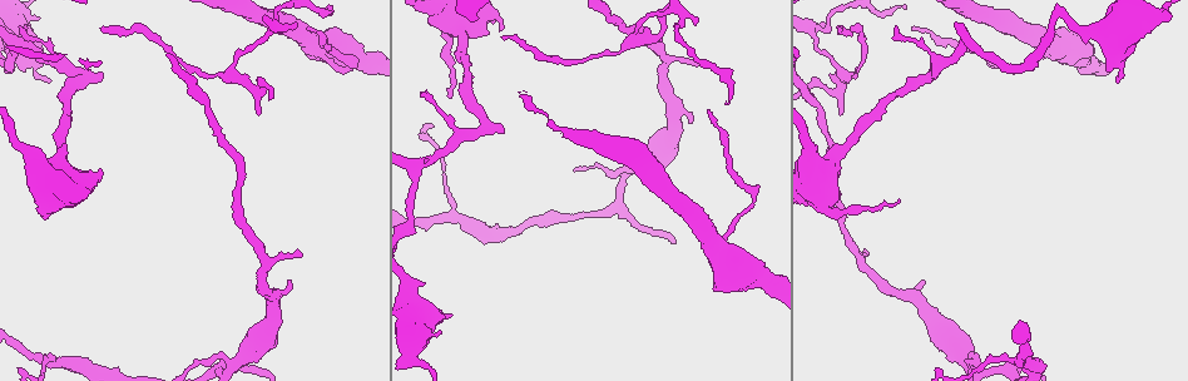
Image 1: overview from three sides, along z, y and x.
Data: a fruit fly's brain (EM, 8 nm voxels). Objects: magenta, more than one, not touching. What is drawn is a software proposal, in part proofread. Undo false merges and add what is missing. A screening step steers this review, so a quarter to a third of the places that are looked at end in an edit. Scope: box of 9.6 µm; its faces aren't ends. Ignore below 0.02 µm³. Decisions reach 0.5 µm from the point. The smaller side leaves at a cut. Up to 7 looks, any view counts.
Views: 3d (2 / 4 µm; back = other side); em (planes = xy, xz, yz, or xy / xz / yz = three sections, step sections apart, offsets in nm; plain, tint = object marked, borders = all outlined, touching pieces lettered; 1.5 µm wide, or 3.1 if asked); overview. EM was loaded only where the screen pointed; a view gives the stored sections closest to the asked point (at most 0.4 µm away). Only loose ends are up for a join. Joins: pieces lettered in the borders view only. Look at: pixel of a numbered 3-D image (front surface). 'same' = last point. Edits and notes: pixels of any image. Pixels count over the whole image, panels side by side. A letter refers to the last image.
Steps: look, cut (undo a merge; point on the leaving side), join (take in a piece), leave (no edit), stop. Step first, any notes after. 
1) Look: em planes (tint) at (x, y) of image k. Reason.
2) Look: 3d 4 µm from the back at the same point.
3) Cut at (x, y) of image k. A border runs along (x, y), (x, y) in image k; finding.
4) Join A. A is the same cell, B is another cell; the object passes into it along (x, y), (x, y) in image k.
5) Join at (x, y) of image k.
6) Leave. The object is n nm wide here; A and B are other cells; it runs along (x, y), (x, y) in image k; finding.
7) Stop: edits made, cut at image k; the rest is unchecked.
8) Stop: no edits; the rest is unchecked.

Look: 3d 2 µm at (19, 26) of image 1. An open end.

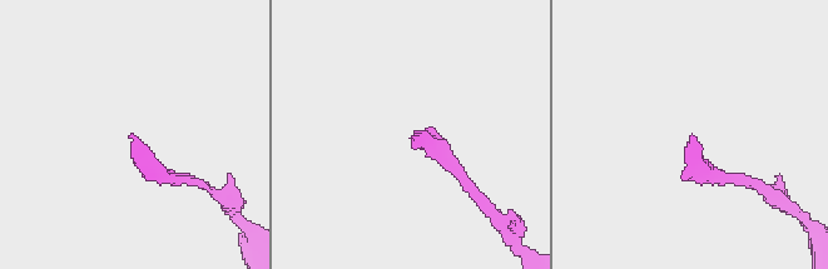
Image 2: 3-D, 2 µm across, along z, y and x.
Look: em xy step 4 (borders) at (412, 138) of image 2. Shape alone is not enough.

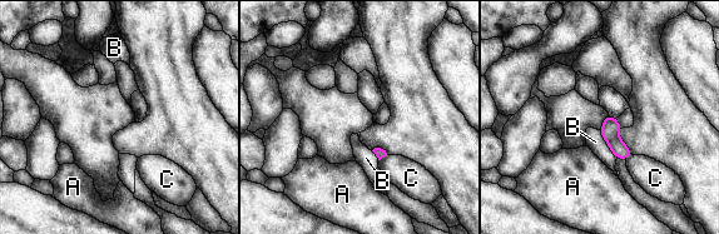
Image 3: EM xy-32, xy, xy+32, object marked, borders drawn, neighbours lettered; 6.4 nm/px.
Leave. The object is 120 nm wide here; the longest contact is with B, 220 nm; A, B and C are other cells; none of them fits.

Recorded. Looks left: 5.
Look: 3d 4 µm from the back at (840, 111) of image 1. Thin end.

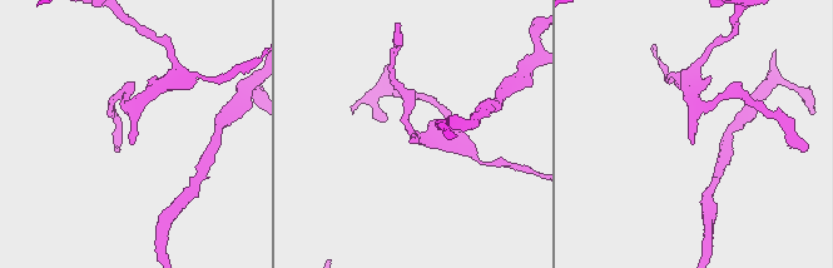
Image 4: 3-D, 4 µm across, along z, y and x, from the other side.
Look: em xy step 4 (borders) at (130, 144) of image 4. Need the tissue.

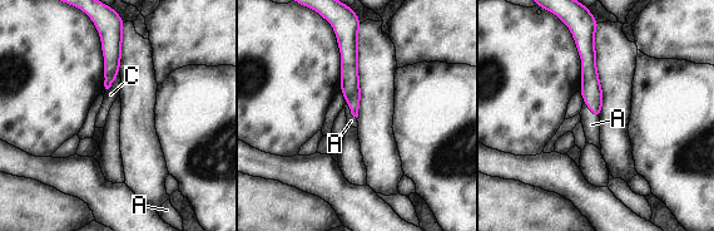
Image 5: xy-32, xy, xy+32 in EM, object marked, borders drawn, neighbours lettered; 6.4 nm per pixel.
Look: em planes (borders) at the same point.

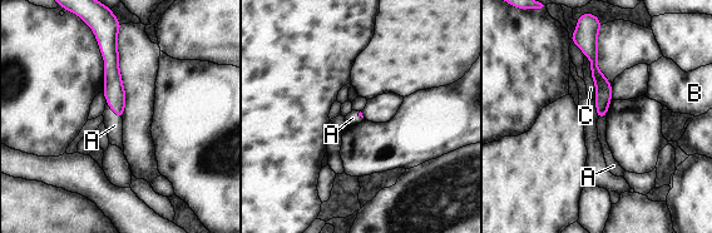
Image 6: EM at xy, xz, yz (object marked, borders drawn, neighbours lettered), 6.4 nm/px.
Join A. A is the same cell, B and C are other cells; it goes on there.

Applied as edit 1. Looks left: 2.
Stop: edits made, join at image 6; the rest is unchecked.

